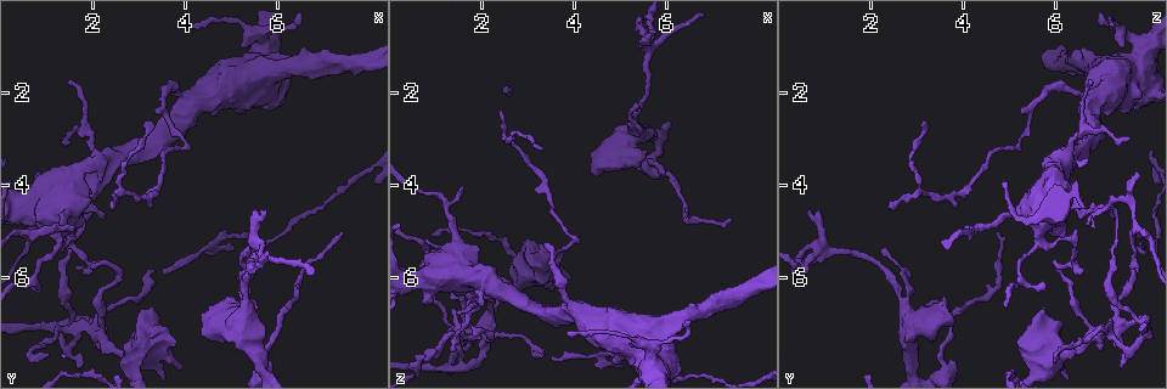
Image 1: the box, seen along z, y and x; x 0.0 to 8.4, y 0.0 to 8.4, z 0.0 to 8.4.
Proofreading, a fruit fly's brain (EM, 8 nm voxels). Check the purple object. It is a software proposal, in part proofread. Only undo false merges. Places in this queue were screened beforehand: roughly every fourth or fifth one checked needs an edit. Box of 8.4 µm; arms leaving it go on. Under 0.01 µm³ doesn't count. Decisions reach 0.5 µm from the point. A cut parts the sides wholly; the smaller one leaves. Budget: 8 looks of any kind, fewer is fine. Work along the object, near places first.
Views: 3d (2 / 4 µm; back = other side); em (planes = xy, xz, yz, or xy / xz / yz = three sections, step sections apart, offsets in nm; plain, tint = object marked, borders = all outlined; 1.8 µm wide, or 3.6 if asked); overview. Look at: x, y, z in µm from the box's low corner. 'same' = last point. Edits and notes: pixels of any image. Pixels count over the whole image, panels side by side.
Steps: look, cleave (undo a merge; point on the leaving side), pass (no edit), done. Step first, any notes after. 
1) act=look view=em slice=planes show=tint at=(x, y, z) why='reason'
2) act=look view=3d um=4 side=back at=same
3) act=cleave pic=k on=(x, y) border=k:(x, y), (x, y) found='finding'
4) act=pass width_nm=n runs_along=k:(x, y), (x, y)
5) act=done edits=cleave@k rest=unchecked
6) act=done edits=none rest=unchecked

act=look view=em slice=yz step=4 show=tint at=(1.95, 6.90, 7.50) why='three-way junction'

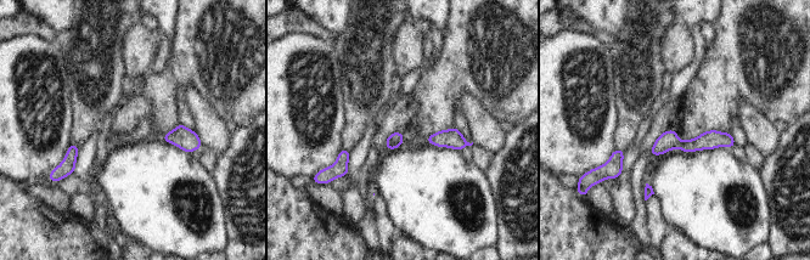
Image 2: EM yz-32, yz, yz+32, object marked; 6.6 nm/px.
act=look view=em slice=planes show=borders at=same

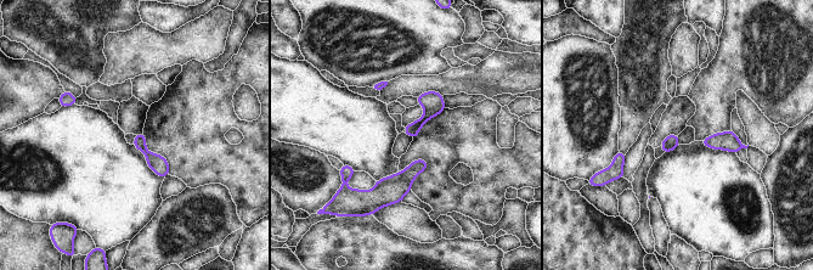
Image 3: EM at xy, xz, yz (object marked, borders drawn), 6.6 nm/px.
act=cleave pic=3 on=(429, 100) width_nm=80 found='a second neuron is stuck on'

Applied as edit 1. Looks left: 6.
act=look view=em slice=planes show=plain at=(1.40, 4.75, 4.85)

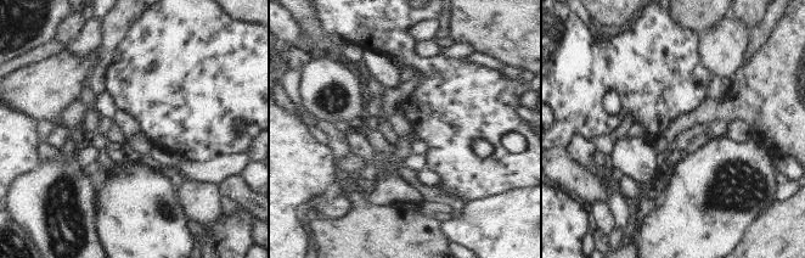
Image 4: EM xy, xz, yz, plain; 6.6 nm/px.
act=look view=em slice=planes show=tint at=same

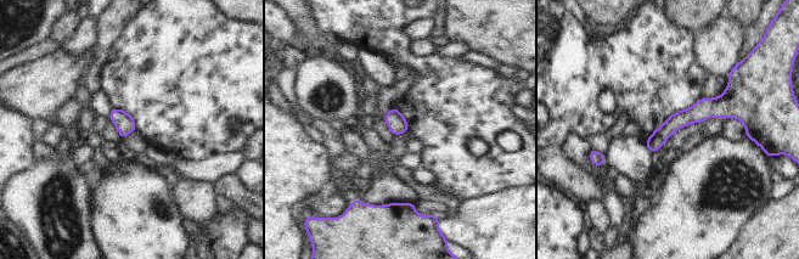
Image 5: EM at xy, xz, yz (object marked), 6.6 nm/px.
act=pass runs_along=5:(744, 117), (703, 108), (650, 145) found='all the same neuron'

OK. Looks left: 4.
act=look view=em um=3.6 slice=xz step=8 show=tint at=(5.20, 7.05, 2.90) why='two arms at a narrow angle'

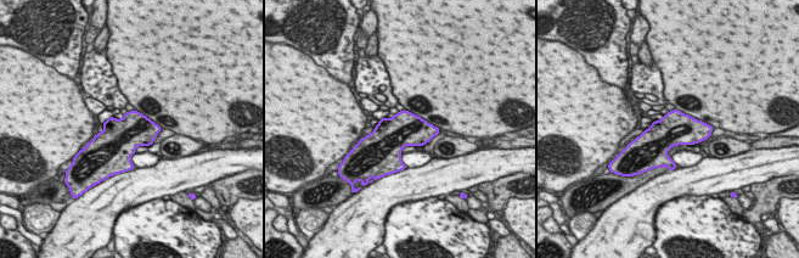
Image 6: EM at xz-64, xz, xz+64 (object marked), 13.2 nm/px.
act=look view=em um=3.6 slice=planes show=borders at=same why='cut it another way'

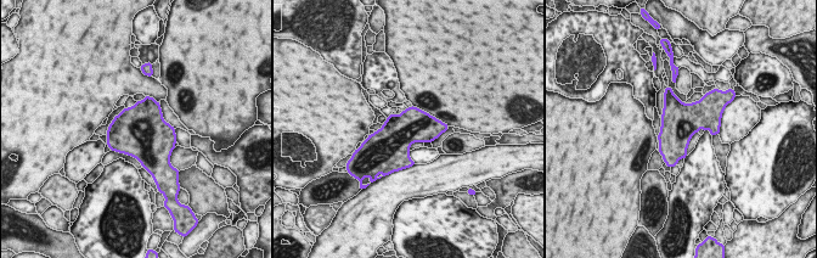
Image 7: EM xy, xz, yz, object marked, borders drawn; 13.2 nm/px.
act=pass found='all the same neuron'

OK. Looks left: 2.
act=done edits=cleave@3 rest=unchecked

